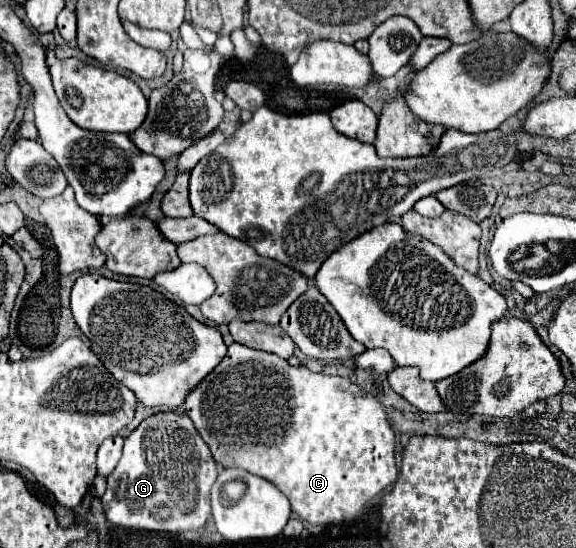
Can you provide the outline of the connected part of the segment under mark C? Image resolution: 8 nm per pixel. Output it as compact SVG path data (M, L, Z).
M232 343L228 347L226 357L220 361L220 365L208 373L188 395L184 401L184 411L188 413L188 417L194 421L194 427L198 429L198 433L202 435L202 439L206 441L206 445L210 447L216 463L220 463L222 467L238 467L244 469L248 473L256 473L258 477L268 479L270 483L274 483L290 501L292 511L314 523L314 525L330 525L330 523L340 523L344 519L354 519L360 515L362 507L374 499L382 489L386 489L390 483L396 481L398 475L398 467L394 461L394 433L388 425L388 417L384 407L380 405L380 401L376 397L372 397L370 393L364 393L356 383L352 383L346 377L340 375L328 375L328 373L312 373L306 367L292 367L288 365L288 361L284 361L282 357L274 355L274 353L264 353L264 351L256 351L256 349L248 349L240 343Z

